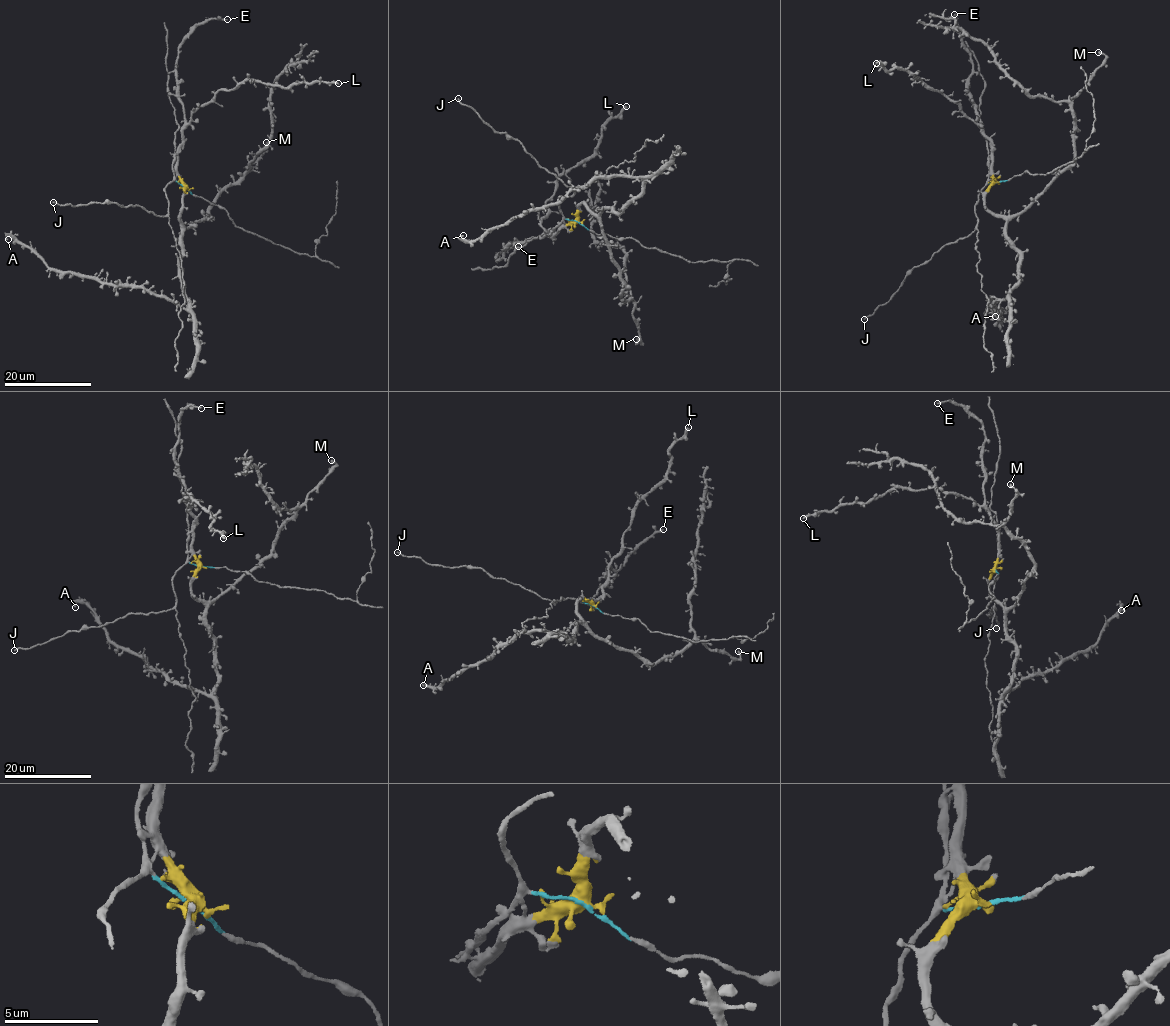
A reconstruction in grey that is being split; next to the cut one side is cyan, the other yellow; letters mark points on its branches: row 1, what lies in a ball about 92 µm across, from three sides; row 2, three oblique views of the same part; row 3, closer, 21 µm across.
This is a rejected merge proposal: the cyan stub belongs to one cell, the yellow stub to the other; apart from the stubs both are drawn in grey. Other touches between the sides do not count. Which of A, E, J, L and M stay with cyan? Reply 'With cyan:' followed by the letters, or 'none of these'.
With cyan: J

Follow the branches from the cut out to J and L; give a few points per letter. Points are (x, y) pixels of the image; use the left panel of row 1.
J: (185, 187), (173, 180), (167, 185), (168, 213), (162, 216), (137, 205), (105, 201), (76, 205), (53, 202)
L: (185, 187), (177, 172), (176, 148), (192, 114), (219, 90), (253, 80), (288, 87), (300, 81), (338, 84)

